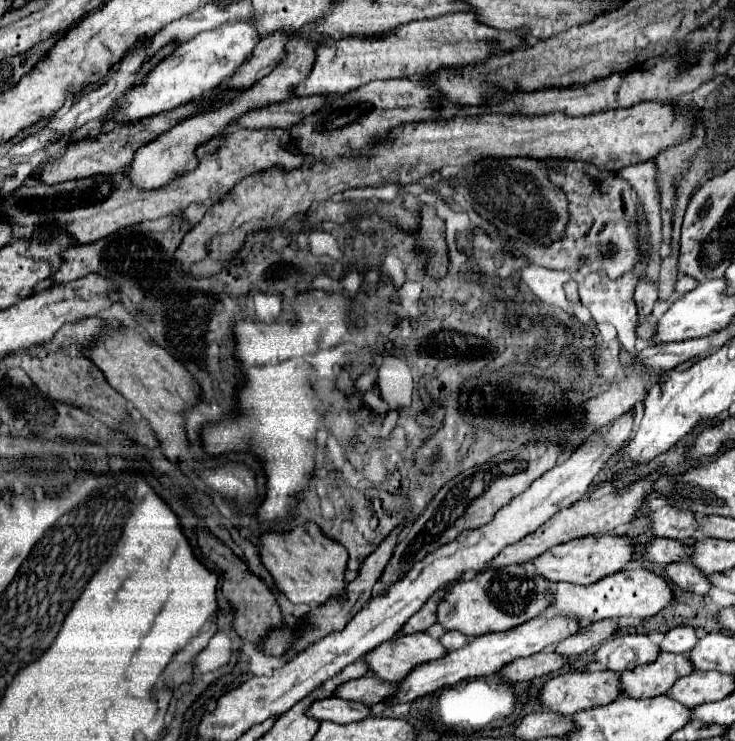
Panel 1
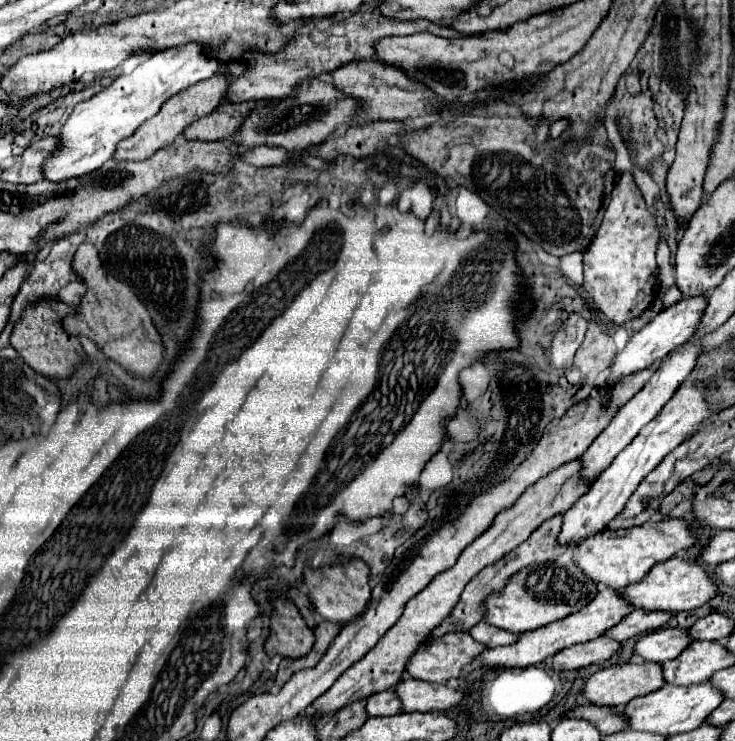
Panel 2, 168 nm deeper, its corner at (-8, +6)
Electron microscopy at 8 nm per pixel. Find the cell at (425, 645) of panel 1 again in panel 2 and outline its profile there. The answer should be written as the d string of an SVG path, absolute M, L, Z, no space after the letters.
M453 632L449 636L441 636L441 640L433 640L429 648L425 648L429 640L421 644L417 656L409 660L407 672L415 680L445 684L451 678L461 678L463 670L473 664L473 660L485 650L483 644L473 640L467 632Z

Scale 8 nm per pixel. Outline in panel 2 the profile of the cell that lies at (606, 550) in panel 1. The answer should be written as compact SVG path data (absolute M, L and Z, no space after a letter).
M669 518L663 522L647 522L643 526L631 530L609 530L601 532L601 536L591 536L583 540L581 548L573 548L573 558L579 568L597 580L597 584L605 584L611 588L623 588L629 584L637 584L643 576L659 562L673 558L677 552L695 546L697 538L691 530L691 524L683 518Z

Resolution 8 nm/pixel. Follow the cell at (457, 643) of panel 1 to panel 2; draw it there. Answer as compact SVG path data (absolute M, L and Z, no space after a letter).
M481 620L481 624L477 624L477 626L473 626L473 628L469 630L469 634L471 634L477 642L485 644L487 648L507 646L507 644L513 644L513 642L519 640L517 634L507 632L507 630L501 630L501 628L493 626L493 624L485 622L485 620Z

